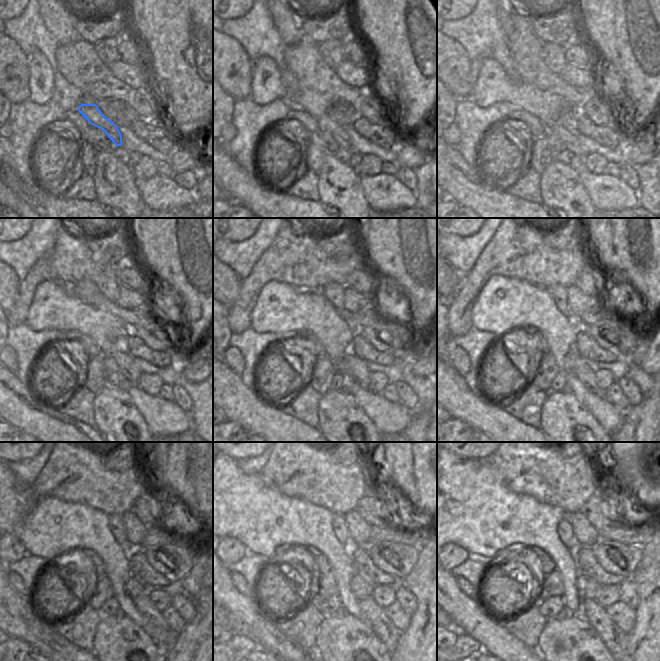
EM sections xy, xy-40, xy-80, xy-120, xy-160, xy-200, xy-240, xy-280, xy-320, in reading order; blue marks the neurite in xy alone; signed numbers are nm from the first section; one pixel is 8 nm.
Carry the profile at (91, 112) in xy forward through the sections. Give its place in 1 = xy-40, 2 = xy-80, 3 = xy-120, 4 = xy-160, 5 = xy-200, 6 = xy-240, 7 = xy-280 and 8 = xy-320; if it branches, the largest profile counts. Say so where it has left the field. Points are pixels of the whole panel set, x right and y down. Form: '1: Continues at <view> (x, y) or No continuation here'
1: Continues at xy-40 (326, 123)
2: Continues at xy-80 (565, 133)
3: Continues at xy-120 (127, 366)
4: Continues at xy-160 (356, 367)
5: Continues at xy-200 (575, 364)
6: Continues at xy-240 (166, 637)
7: Continues at xy-280 (384, 630)
8: Continues at xy-320 (616, 641)

